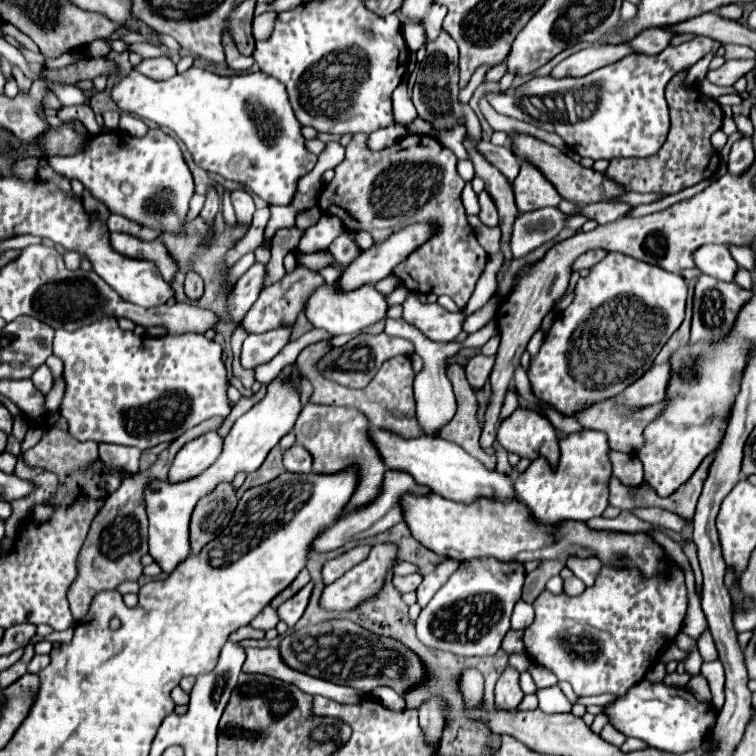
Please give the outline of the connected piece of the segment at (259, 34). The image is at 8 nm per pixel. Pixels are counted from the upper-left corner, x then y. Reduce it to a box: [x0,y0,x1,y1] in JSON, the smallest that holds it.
[256,11,274,39]

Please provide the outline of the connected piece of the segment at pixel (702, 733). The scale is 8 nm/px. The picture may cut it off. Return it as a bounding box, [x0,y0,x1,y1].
[606,679,718,753]

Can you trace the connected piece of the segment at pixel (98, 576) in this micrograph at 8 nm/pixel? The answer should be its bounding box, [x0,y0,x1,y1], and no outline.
[68,471,148,621]

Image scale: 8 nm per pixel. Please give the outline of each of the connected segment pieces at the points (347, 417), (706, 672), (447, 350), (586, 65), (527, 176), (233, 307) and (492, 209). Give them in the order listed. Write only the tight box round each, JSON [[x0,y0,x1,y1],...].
[[294,403,386,509],[702,661,724,709],[384,317,498,437],[550,45,632,79],[512,161,562,211],[228,261,266,323],[478,191,500,227]]

